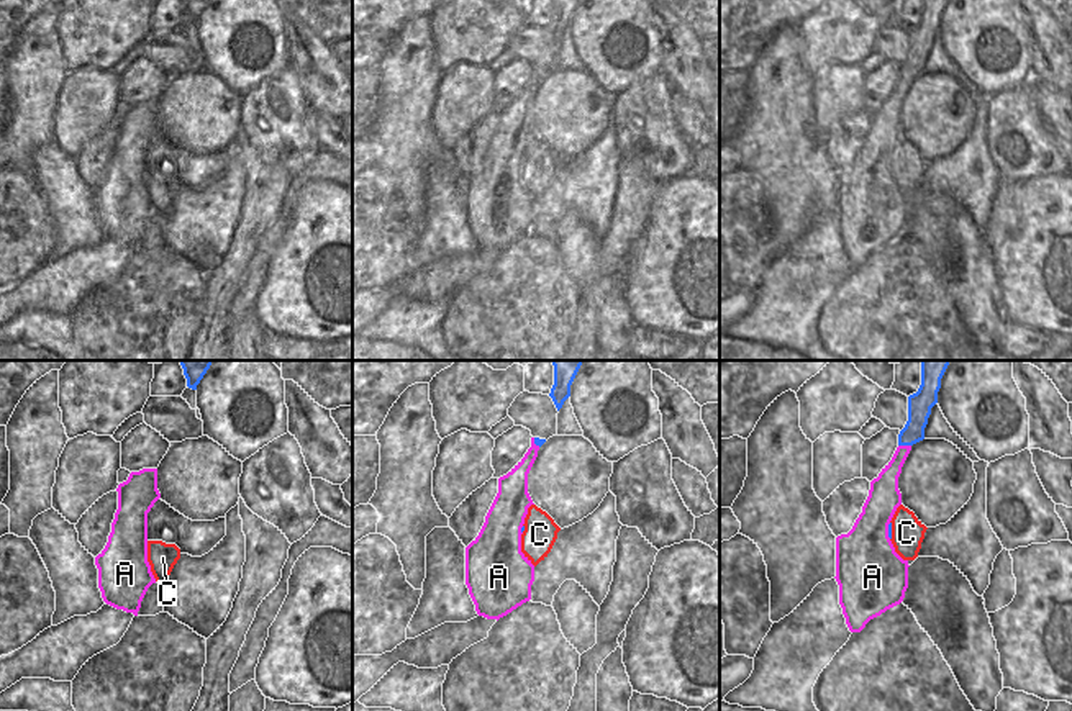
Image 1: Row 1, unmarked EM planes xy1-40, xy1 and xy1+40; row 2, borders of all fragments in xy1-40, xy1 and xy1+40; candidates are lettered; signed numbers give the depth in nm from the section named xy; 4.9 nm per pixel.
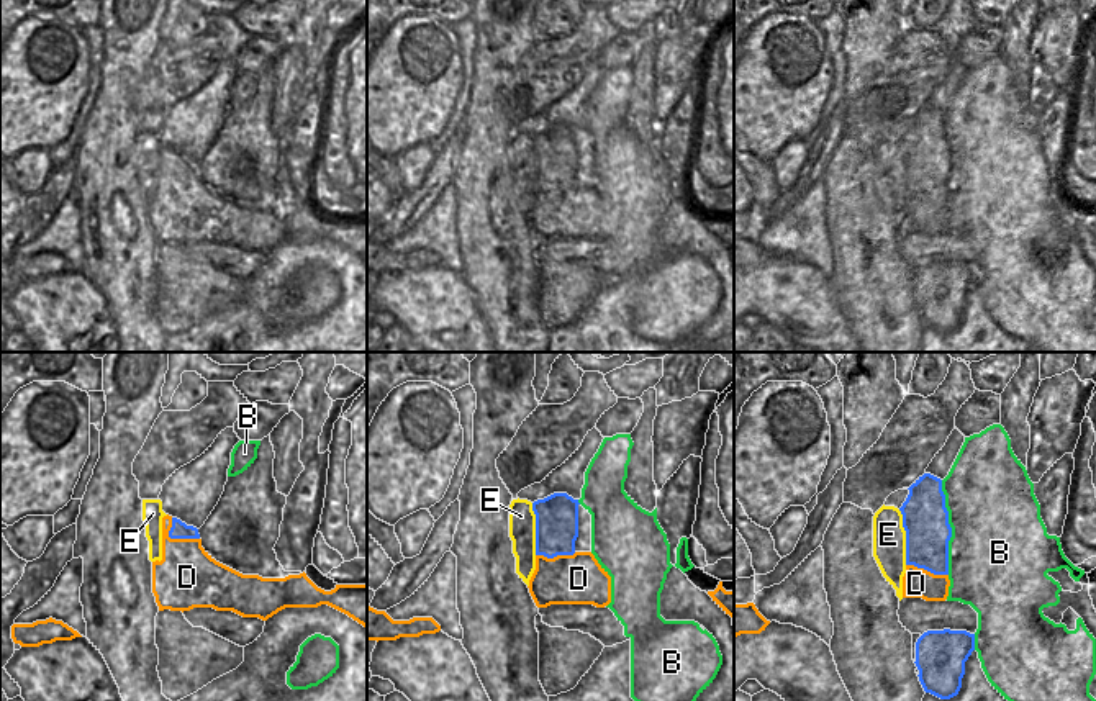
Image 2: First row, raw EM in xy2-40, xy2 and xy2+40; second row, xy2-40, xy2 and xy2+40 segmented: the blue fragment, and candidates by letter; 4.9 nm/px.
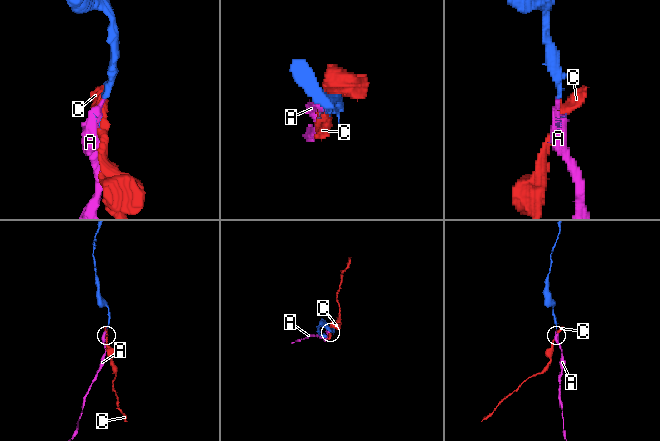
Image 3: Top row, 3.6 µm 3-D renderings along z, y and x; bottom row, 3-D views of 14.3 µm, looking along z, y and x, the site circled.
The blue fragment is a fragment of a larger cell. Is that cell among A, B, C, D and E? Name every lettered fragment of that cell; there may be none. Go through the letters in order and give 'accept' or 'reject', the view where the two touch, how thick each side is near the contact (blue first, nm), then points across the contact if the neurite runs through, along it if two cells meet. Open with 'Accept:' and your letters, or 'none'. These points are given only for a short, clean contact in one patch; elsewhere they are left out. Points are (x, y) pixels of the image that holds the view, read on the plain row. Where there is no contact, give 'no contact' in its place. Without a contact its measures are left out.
Accept: A
A: accept; meets blue in xy1+40; 120 nm thick on the blue side, 140 nm on the other
B: reject; meets blue in xy2+40; 220 nm thick on the blue side, 480 nm on the other
C: reject; meets blue in xy1+40; 20 nm thick on the blue side, 160 nm on the other
D: reject; meets blue in xy2-40; 90 nm thick on the blue side, 300 nm on the other
E: reject; meets blue in xy2+40; 220 nm thick on the blue side, 160 nm on the other

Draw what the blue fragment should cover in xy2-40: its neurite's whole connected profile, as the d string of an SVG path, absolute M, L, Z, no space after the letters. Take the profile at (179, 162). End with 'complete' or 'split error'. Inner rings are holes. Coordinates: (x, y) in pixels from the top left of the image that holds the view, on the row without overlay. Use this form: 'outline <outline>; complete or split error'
outline M172 151L172 161L169 164L170 172L200 172L198 162L187 159L177 151Z; complete

